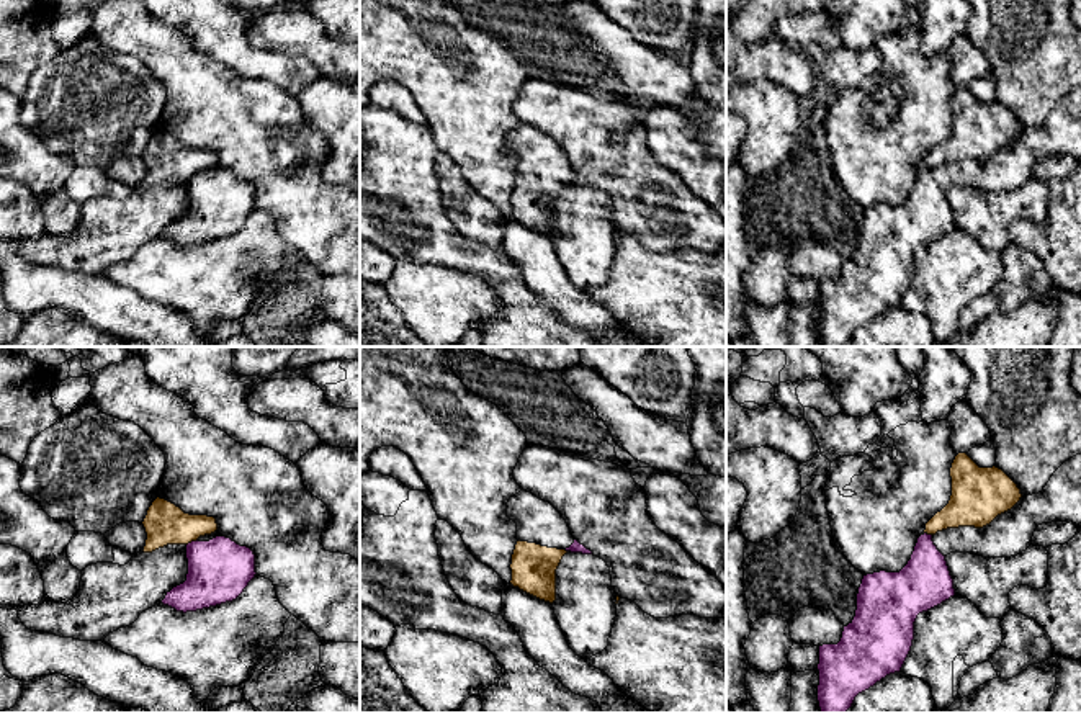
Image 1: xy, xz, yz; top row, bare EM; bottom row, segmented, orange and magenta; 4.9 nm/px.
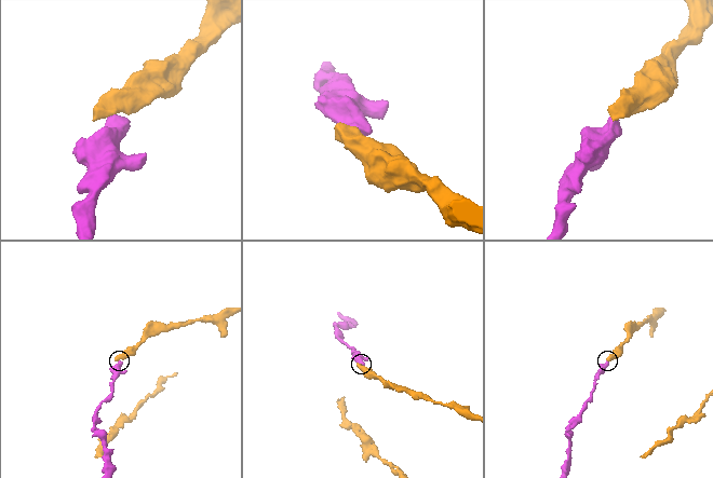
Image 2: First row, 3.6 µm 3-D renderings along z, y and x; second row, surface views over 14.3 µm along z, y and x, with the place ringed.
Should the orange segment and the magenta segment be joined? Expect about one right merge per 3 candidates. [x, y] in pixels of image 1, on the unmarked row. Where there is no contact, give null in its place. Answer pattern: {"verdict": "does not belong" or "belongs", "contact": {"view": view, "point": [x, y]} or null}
{"verdict": "does not belong", "contact": {"view": "xy", "point": [192, 174]}}

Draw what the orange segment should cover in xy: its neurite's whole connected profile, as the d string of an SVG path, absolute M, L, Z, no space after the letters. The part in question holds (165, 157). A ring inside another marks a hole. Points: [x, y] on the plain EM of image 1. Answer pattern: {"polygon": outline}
{"polygon": "M160 131L149 141L142 159L147 167L144 186L152 186L167 178L188 178L218 164L214 150L185 147Z"}

